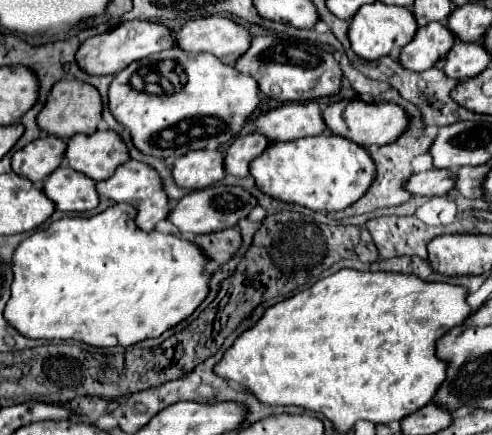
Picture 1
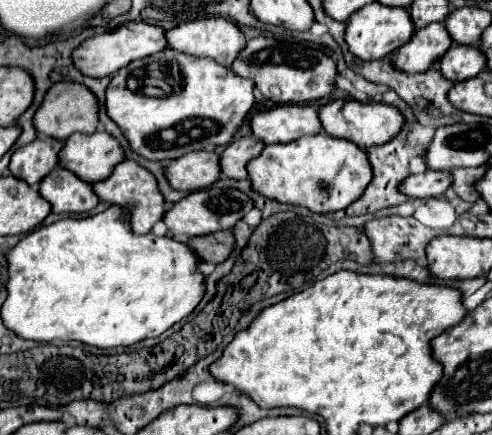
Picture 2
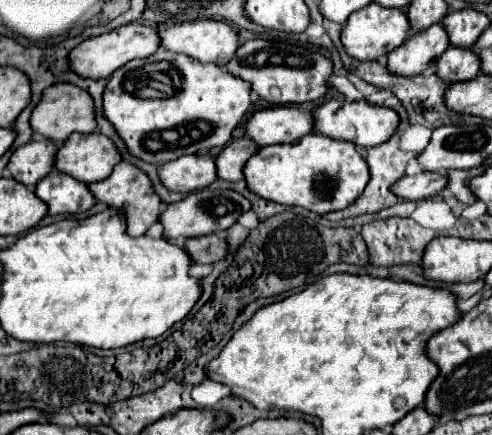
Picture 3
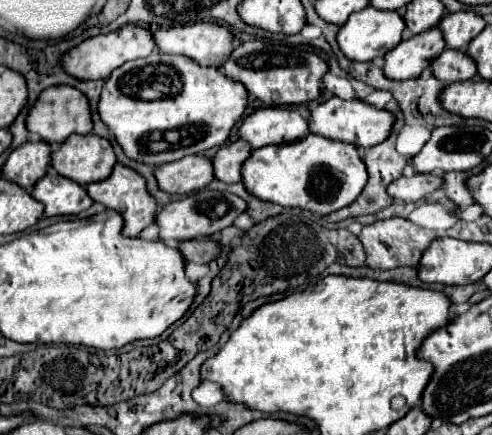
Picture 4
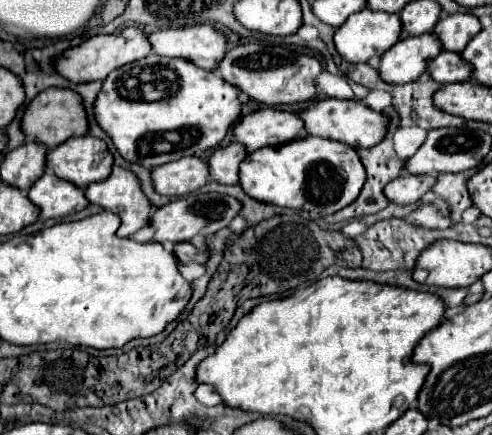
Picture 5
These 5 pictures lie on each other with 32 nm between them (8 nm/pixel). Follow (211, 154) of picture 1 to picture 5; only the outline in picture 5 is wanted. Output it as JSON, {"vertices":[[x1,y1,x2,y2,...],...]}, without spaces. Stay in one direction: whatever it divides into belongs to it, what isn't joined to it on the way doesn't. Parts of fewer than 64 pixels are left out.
{"vertices":[[182,156,180,160,156,166,150,172,152,186,162,196,184,196,200,190,208,182,208,166,196,156]]}

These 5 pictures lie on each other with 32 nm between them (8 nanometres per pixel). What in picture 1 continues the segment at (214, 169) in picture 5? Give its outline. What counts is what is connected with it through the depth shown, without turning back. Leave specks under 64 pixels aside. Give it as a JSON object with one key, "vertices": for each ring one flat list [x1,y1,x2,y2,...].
{"vertices":[[248,134,242,138,236,138,230,148,224,152,224,172,244,178,248,176,248,164,258,158,264,148,268,146,268,140,260,134]]}

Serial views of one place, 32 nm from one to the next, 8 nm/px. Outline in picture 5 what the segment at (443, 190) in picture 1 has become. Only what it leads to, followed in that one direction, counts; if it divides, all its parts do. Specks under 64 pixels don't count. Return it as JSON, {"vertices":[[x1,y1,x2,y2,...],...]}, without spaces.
{"vertices":[[400,176,384,188,384,196,392,204,412,204,420,200,436,184,434,176]]}

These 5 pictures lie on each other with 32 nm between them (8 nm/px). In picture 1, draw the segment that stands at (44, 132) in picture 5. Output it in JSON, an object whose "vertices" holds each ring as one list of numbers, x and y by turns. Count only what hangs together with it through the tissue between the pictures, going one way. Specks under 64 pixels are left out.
{"vertices":[[60,80,52,86,46,104,38,114,38,128,62,140,68,140,74,134,92,134,100,124,100,112,102,112,102,100,96,88,78,80]]}

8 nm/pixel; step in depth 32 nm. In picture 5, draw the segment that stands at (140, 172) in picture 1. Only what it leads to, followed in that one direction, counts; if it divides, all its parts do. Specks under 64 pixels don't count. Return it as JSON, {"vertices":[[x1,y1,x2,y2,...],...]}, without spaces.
{"vertices":[[114,168,106,180,88,184,84,188,84,196,90,204,120,216,122,224,116,234,122,238,128,238,142,226,148,226,152,206,142,194,136,176,128,170]]}

